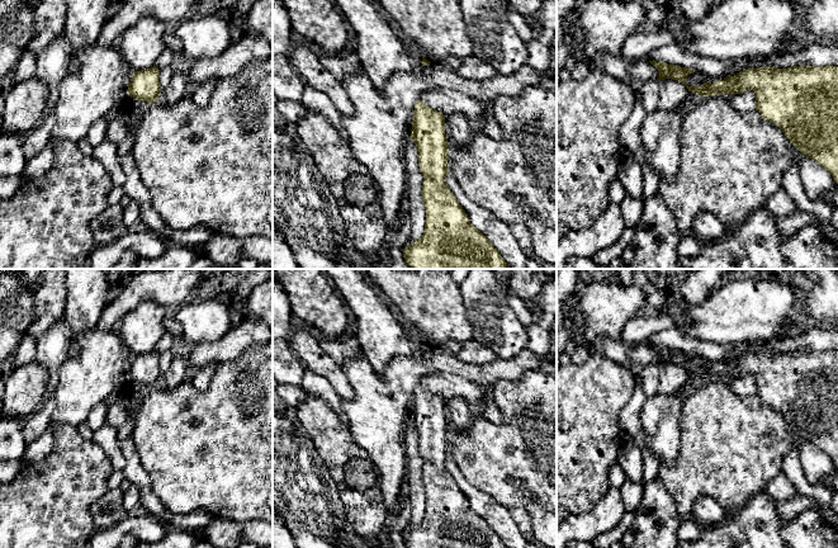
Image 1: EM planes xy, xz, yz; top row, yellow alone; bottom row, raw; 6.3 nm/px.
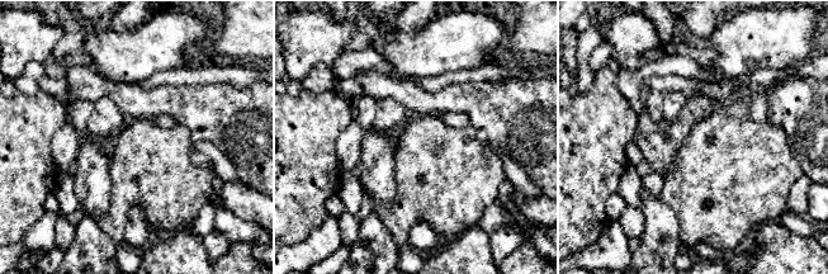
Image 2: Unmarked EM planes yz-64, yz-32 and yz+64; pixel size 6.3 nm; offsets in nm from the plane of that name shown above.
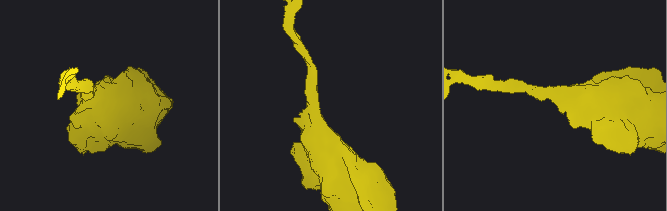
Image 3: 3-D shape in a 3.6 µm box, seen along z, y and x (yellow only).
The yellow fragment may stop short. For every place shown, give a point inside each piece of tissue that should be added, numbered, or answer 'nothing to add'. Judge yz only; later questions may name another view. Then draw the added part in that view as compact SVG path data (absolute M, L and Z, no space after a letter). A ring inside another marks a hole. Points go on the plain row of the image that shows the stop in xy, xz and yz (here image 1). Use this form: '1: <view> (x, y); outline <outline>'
nothing to add

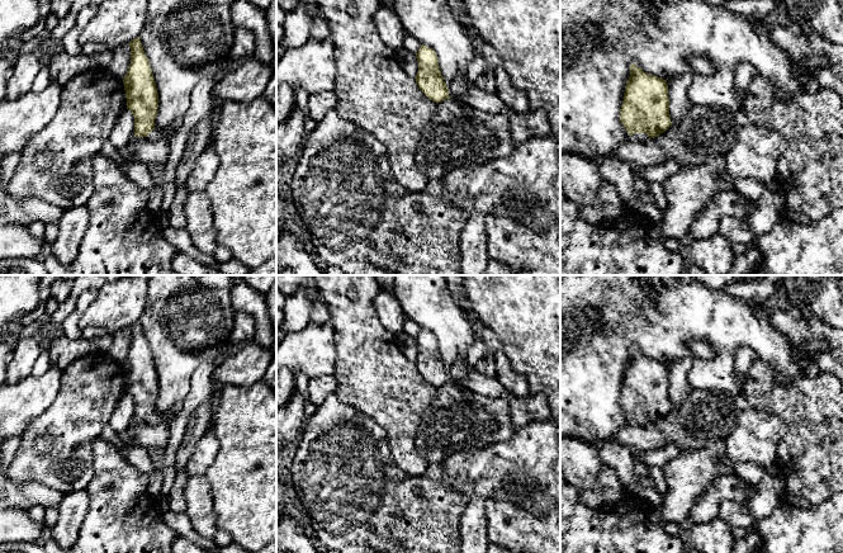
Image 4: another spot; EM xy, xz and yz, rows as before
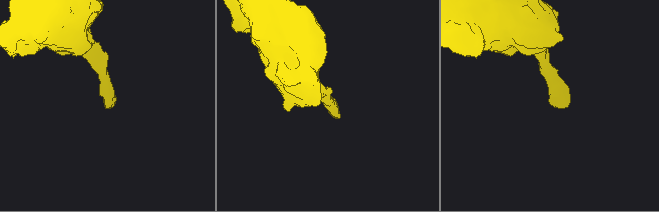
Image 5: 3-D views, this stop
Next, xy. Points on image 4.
1: xy (155, 419); outline M153 413L148 420L147 424L150 425L157 425L157 424L169 424L170 422L170 416L167 415L158 415L158 413Z

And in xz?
1: xz (527, 409); outline M458 361L447 373L450 383L460 383L475 393L507 401L512 424L516 427L522 427L534 421L549 420L550 408L541 394L516 397L496 377L480 374L464 361Z

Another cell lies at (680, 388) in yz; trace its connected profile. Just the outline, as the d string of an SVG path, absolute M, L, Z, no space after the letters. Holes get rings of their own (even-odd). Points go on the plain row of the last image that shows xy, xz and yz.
M685 358L673 360L667 365L672 410L678 408L693 389L687 381L691 364L692 358Z

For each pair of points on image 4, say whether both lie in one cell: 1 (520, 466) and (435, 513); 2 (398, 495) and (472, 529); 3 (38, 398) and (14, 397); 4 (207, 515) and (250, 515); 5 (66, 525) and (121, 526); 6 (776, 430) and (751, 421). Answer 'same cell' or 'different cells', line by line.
1: different cells
2: different cells
3: same cell
4: different cells
5: different cells
6: same cell

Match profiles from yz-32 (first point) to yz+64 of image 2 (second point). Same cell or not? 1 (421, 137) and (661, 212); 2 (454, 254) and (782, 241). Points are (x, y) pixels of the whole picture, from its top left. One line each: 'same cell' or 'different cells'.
1: different cells
2: same cell

